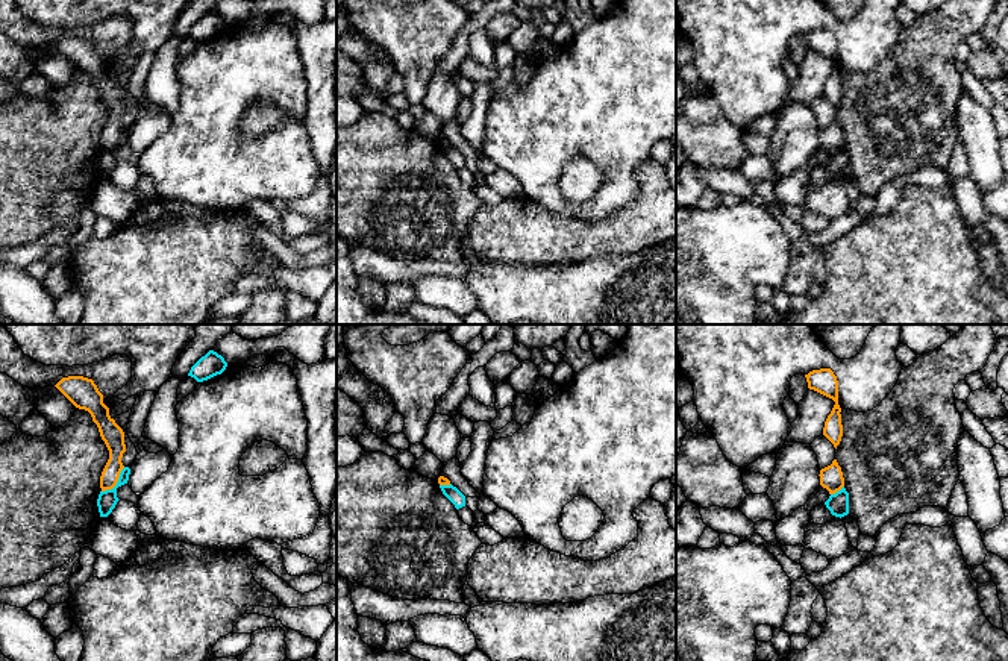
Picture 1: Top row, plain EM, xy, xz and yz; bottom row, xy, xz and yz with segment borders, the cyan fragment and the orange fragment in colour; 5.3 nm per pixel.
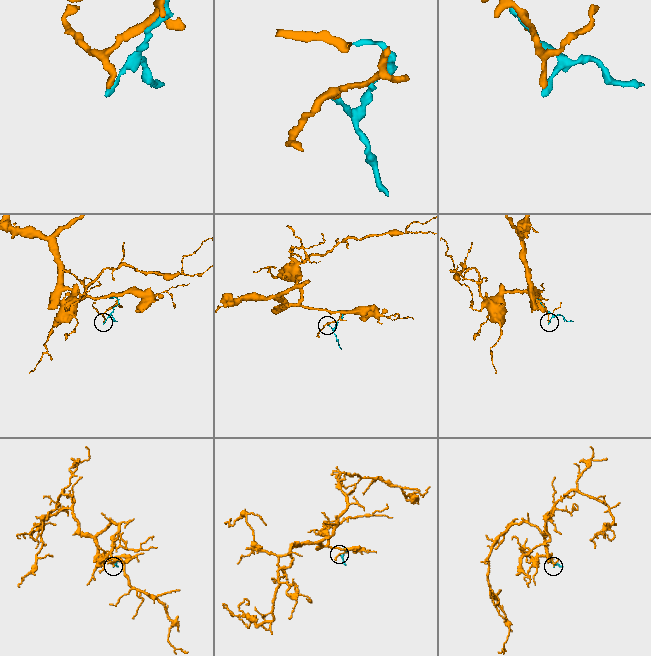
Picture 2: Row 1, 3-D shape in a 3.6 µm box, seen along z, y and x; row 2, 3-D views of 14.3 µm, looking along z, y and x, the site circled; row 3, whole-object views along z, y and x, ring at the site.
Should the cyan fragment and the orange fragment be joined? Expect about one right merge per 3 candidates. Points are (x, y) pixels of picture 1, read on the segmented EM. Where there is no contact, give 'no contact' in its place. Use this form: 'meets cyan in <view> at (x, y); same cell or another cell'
meets cyan in xy at (117, 482); another cell

